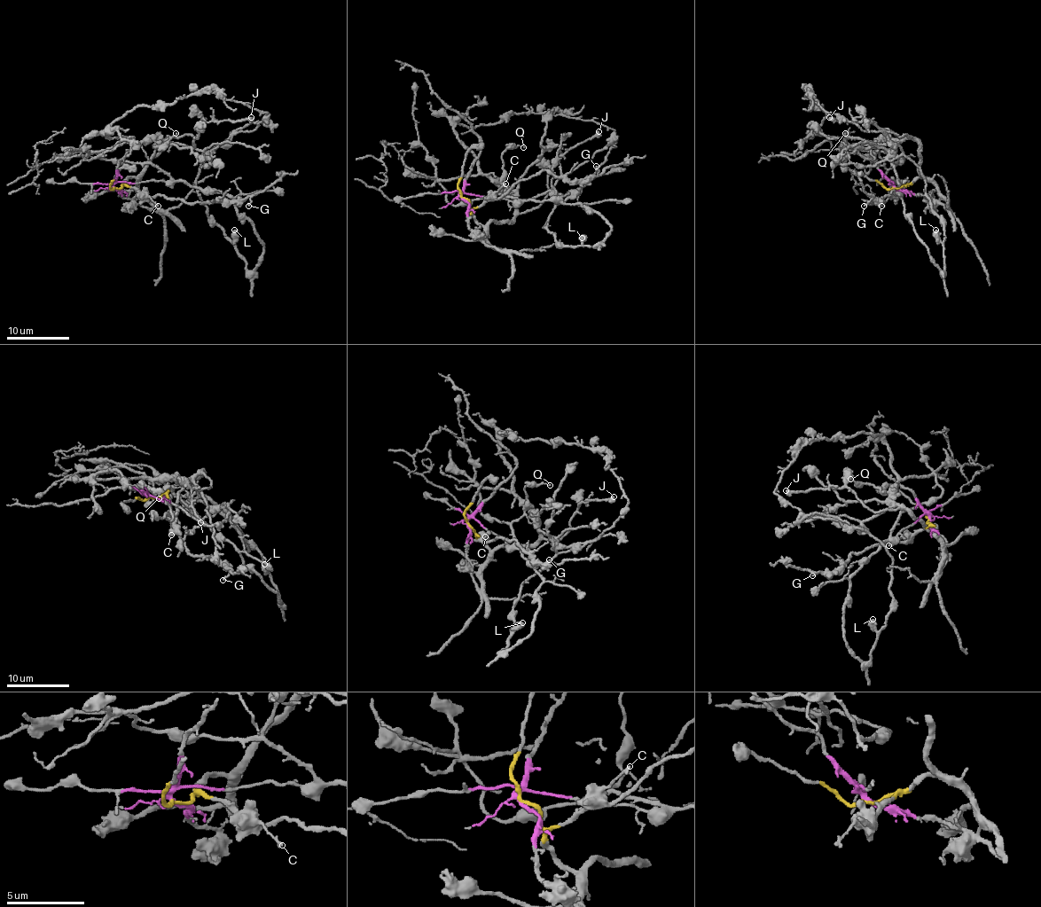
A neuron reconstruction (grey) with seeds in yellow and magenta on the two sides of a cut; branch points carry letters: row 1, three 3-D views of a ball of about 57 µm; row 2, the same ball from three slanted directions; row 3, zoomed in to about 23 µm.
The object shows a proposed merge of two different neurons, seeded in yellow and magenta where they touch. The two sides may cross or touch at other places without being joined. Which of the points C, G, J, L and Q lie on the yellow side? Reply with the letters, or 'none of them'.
C, G, J

